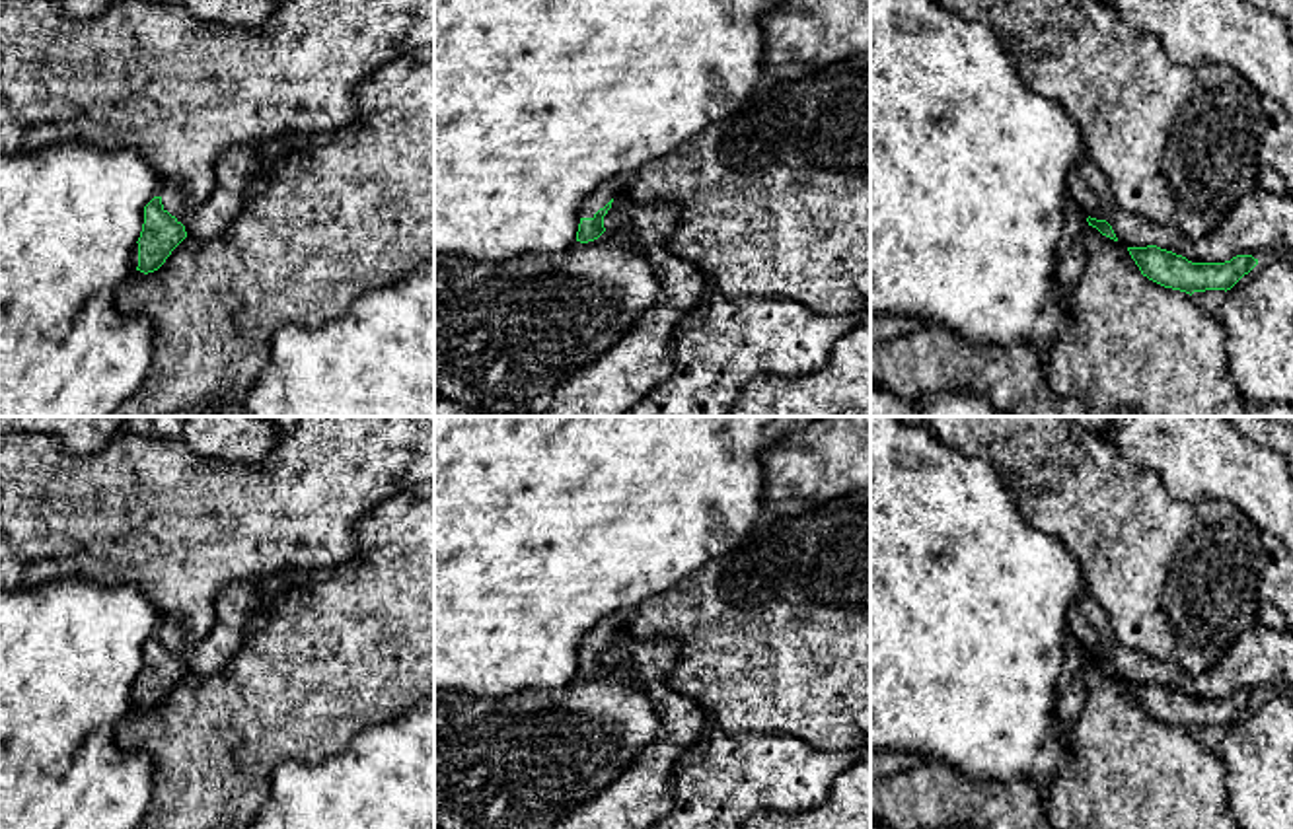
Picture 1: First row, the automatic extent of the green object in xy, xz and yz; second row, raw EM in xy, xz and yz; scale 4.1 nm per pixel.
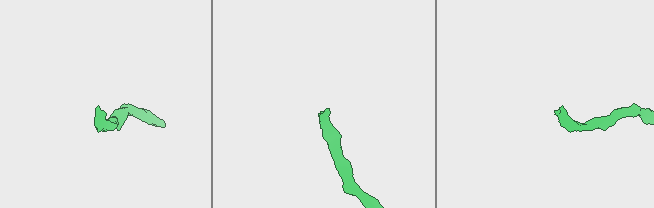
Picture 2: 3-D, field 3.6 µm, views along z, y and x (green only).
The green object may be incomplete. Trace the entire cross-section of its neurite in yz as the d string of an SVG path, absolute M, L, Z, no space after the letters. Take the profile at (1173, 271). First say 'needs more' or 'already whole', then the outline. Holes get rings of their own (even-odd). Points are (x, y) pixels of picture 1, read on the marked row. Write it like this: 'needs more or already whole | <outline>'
already whole | M1157 245L1127 247L1127 251L1143 276L1190 296L1205 290L1227 292L1258 265L1252 255L1237 255L1225 263L1192 263Z

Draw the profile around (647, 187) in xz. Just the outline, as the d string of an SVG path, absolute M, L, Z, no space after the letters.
M851 56L822 70L806 72L794 82L777 80L759 84L732 115L699 130L664 158L643 165L635 173L627 195L635 206L672 202L680 208L668 249L693 265L715 286L719 298L794 300L820 315L870 315L870 64L861 66Z

